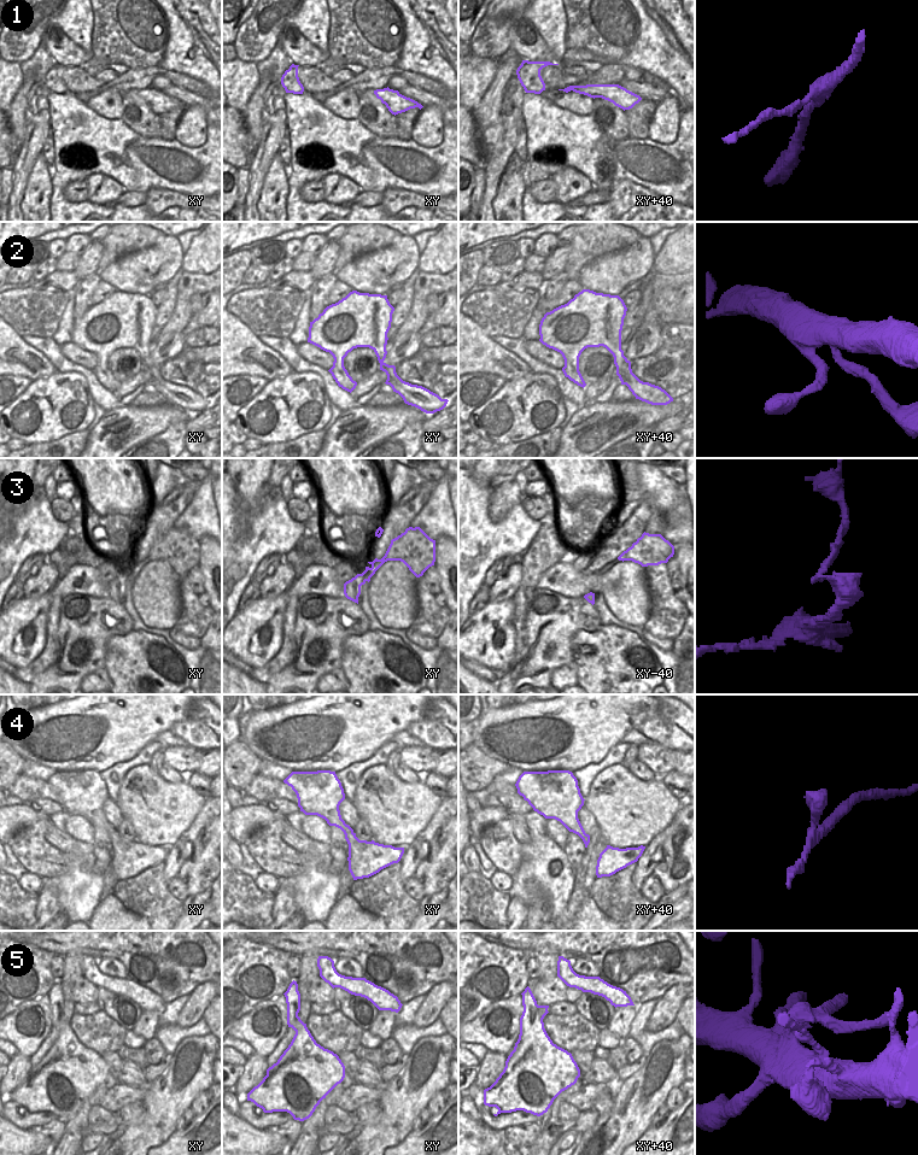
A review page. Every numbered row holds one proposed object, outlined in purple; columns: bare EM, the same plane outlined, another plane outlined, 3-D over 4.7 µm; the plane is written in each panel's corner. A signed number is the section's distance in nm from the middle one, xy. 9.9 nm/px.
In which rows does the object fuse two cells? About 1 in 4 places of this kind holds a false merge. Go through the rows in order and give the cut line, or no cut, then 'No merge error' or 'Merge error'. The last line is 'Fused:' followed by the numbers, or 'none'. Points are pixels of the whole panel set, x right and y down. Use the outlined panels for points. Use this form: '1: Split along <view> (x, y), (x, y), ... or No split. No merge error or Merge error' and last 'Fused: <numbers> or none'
1: No split. No merge error
2: No split. No merge error
3: Split along xy (363, 572), (370, 576). Merge error
4: No split. No merge error
5: Split along xy+40 (524, 1006), (530, 1019), (539, 1018). Merge error
Fused: 3, 5.

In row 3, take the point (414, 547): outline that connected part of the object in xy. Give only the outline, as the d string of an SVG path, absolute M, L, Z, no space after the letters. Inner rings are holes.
M409 527L404 533L391 540L381 559L368 562L364 573L373 576L387 561L400 561L420 578L435 562L435 540L431 539L420 527Z

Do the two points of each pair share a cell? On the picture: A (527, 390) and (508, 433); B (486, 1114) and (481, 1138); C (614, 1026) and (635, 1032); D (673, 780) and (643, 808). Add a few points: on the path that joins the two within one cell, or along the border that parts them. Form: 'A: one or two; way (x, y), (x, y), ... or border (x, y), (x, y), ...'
A: one; way (527, 400), (525, 411), (514, 422)
B: two; border (480, 1121), (491, 1129), (503, 1131)
C: two; border (637, 1008), (627, 1036)
D: two; border (659, 777), (665, 786), (679, 799)

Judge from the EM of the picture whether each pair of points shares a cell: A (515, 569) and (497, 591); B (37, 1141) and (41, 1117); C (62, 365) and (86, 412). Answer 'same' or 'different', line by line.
A: same
B: different
C: different

